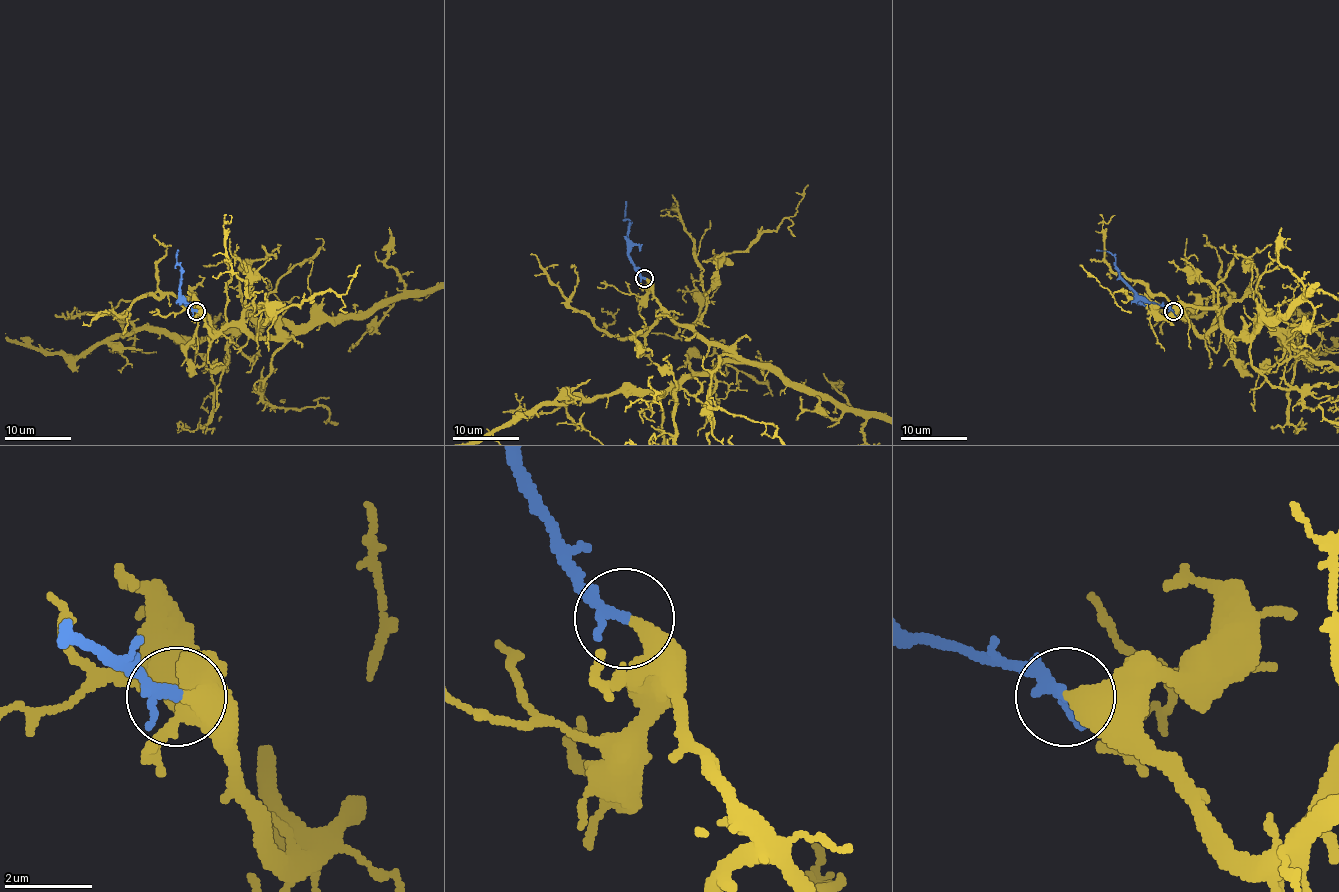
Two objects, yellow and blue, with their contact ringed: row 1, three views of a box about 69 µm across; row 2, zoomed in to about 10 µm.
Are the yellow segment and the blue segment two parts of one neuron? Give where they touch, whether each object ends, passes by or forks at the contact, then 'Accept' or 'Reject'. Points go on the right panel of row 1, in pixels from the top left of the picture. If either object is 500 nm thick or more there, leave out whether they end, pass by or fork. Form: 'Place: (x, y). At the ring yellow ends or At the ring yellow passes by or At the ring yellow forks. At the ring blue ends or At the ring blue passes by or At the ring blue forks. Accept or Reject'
Place: (1173, 311). At the ring yellow ends. At the ring blue ends. Accept

